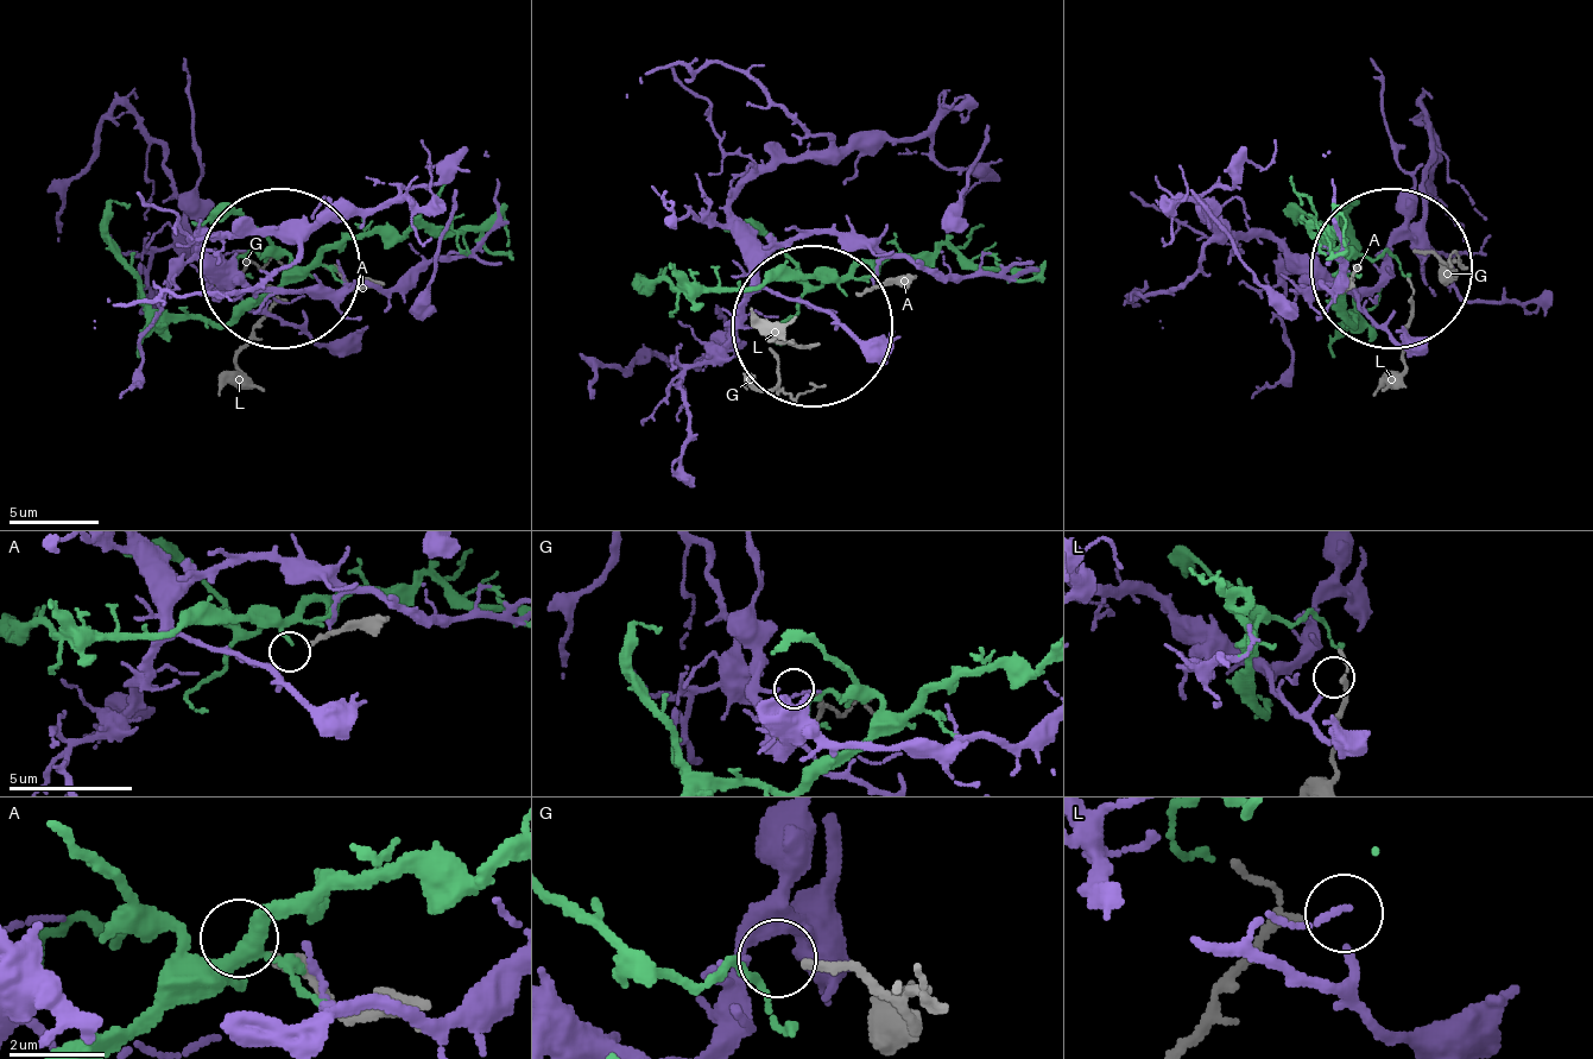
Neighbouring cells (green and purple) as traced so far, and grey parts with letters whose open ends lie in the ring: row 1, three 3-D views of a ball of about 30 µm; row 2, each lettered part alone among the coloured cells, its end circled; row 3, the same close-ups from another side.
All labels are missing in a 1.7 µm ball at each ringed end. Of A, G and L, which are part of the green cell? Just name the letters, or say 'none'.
G

